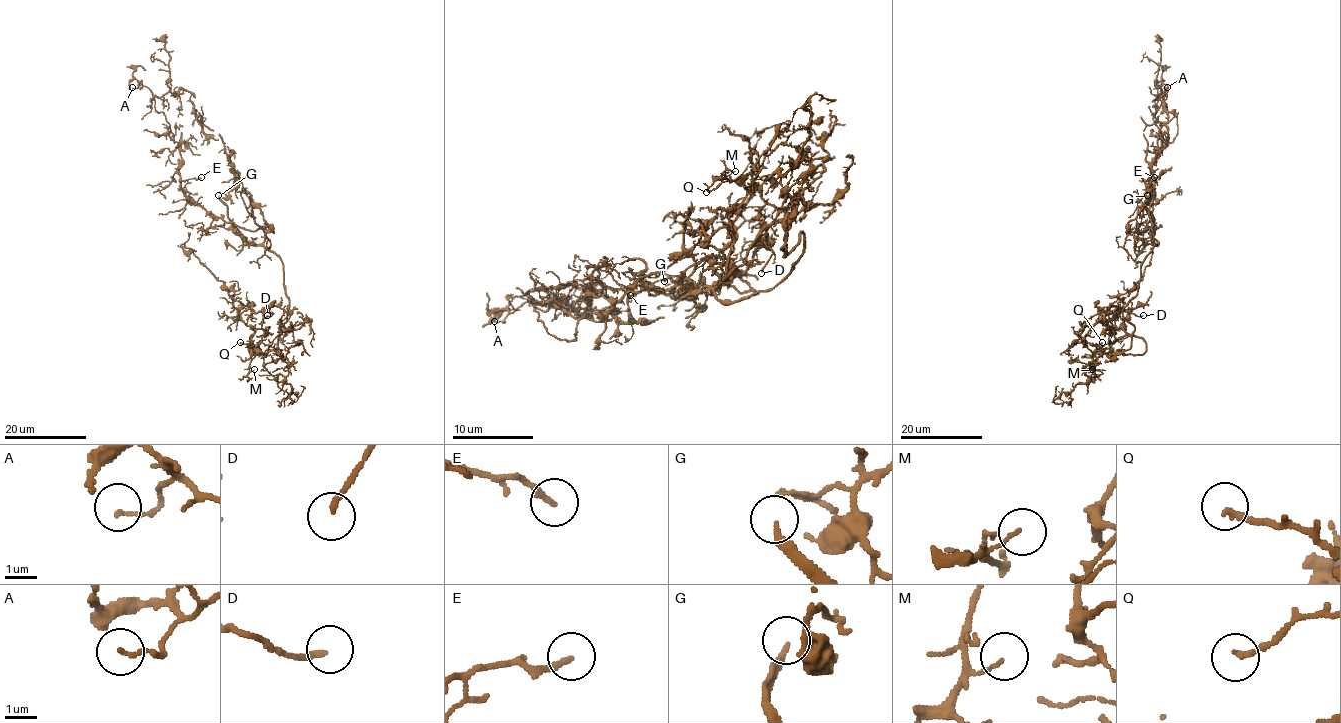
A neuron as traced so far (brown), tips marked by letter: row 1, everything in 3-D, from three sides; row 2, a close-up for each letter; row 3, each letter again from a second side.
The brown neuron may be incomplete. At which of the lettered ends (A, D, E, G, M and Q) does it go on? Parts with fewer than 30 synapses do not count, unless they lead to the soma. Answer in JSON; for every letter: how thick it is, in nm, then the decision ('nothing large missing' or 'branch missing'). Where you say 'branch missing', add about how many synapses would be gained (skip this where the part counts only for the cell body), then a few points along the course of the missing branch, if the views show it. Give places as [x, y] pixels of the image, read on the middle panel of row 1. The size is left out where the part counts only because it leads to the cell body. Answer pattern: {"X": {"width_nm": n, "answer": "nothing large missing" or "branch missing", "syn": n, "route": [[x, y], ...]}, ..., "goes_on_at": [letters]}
{"A": {"width_nm": 120, "answer": "nothing large missing"}, "D": {"width_nm": 180, "answer": "nothing large missing"}, "E": {"width_nm": 180, "answer": "branch missing", "syn": 90, "route": [[630, 295], [642, 307], [630, 319], [621, 319], [611, 329], [615, 337]]}, "G": {"width_nm": 140, "answer": "branch missing", "syn": 150, "route": [[664, 281], [660, 358], [650, 325], [735, 260], [796, 263], [877, 175]]}, "M": {"width_nm": 100, "answer": "nothing large missing"}, "Q": {"width_nm": 170, "answer": "nothing large missing"}, "goes_on_at": ["E", "G"]}

